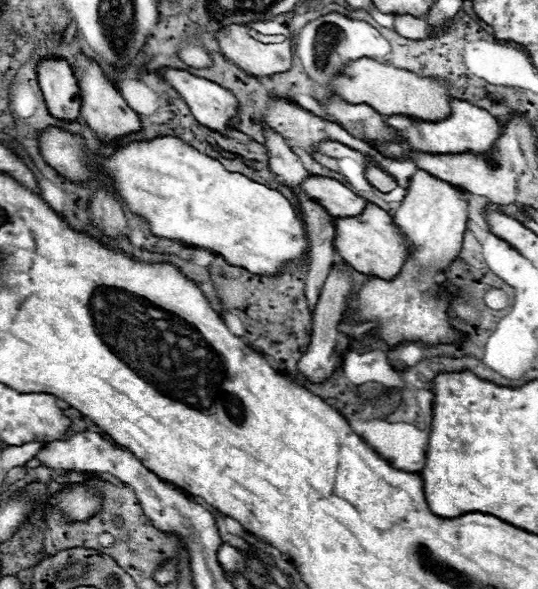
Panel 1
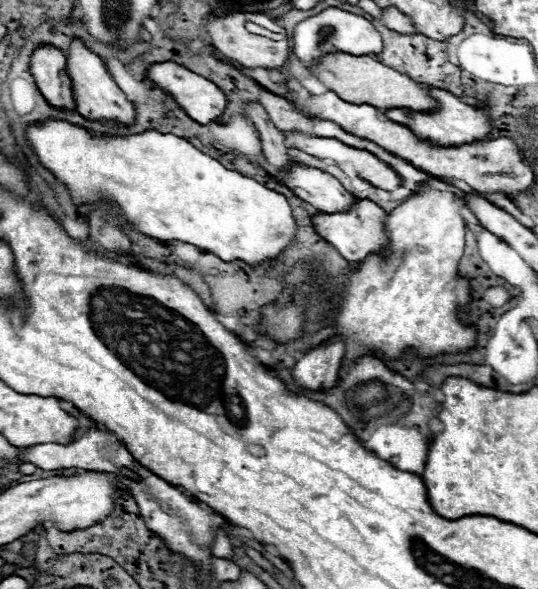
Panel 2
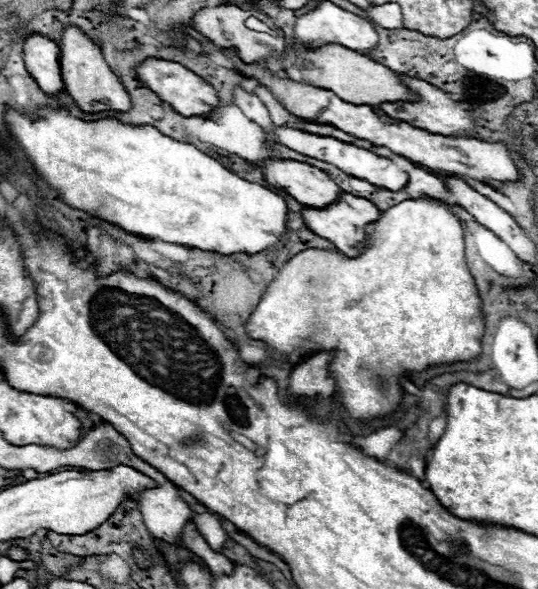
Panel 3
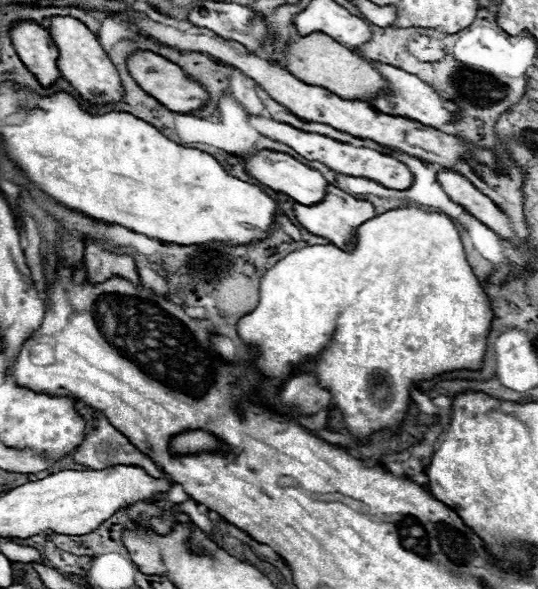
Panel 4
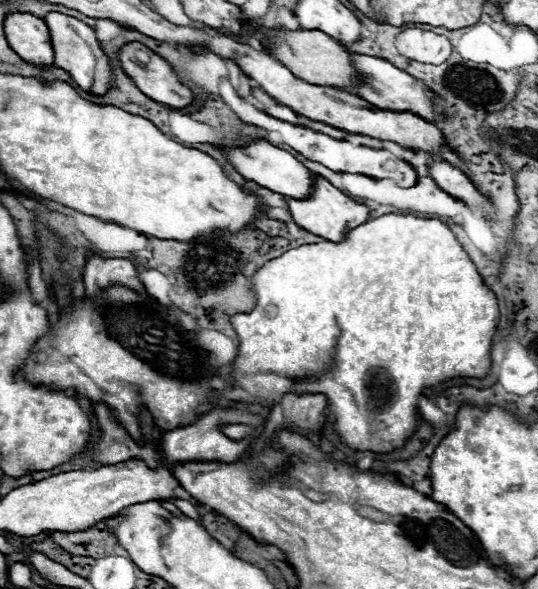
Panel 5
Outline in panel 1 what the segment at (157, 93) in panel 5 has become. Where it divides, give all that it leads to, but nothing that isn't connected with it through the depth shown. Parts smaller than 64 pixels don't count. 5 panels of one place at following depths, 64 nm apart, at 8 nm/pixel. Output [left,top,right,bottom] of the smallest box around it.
[164,68,238,134]

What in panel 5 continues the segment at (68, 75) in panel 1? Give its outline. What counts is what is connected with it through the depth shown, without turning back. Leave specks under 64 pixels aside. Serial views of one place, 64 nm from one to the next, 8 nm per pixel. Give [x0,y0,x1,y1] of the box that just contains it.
[4,14,54,66]

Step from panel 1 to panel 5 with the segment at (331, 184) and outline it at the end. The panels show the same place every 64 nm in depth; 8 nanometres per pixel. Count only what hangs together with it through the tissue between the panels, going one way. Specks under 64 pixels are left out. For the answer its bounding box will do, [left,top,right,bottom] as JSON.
[224,140,314,200]

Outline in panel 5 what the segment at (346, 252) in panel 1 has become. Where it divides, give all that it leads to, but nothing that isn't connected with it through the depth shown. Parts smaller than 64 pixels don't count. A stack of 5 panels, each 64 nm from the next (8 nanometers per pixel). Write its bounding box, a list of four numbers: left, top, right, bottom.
[288,176,370,242]

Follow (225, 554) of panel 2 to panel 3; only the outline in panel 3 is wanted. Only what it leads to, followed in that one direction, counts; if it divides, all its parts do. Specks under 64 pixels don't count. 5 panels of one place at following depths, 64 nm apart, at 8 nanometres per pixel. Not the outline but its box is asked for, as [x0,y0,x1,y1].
[196,514,228,552]

